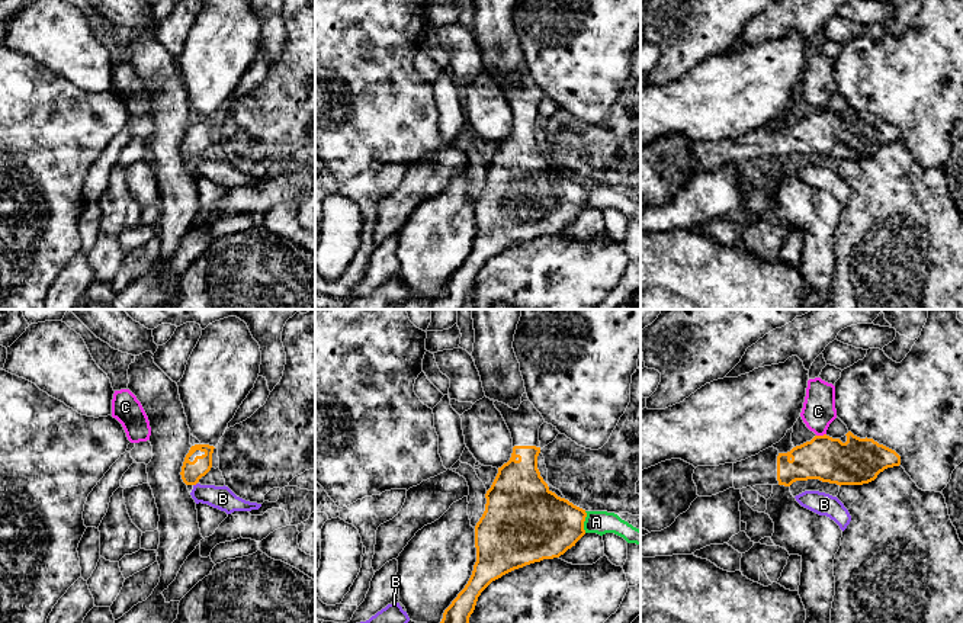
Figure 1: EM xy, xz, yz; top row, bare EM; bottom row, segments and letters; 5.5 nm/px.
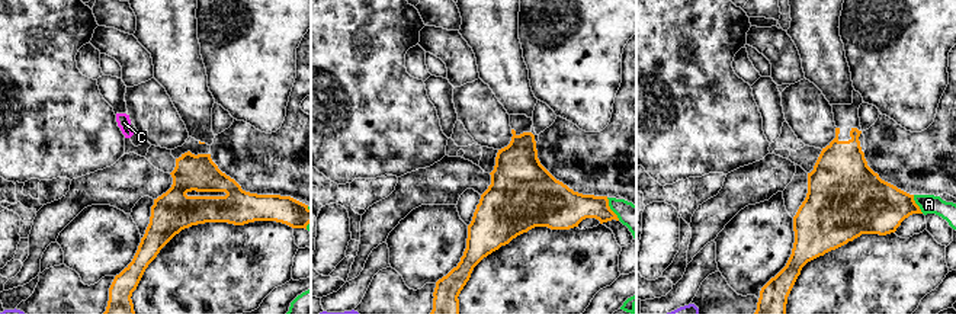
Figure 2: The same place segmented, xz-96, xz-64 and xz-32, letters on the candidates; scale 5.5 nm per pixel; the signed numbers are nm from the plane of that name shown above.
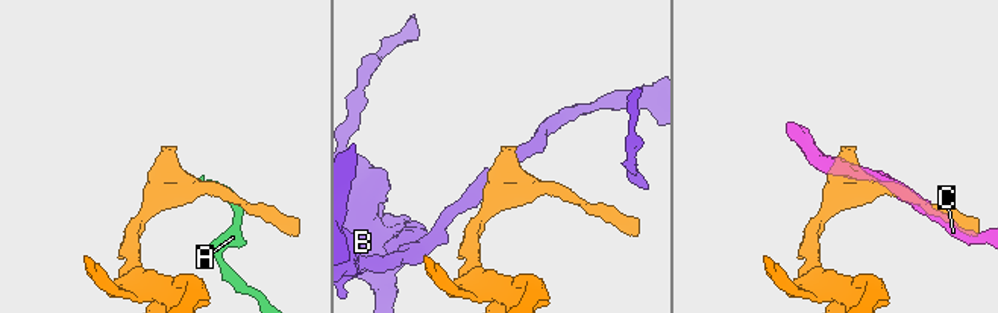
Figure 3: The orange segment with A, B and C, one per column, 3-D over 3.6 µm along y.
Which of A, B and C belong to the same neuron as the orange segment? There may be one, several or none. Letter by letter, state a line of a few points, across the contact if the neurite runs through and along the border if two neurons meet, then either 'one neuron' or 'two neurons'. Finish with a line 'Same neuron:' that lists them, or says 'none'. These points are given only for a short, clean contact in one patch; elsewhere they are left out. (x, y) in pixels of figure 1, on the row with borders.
A: two neurons
B: xy (196, 482), (193, 485) | two neurons
C: two neurons
Same neuron: none

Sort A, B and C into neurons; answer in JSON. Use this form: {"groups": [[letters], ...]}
{"groups": [["A"], ["B"], ["C"]]}

